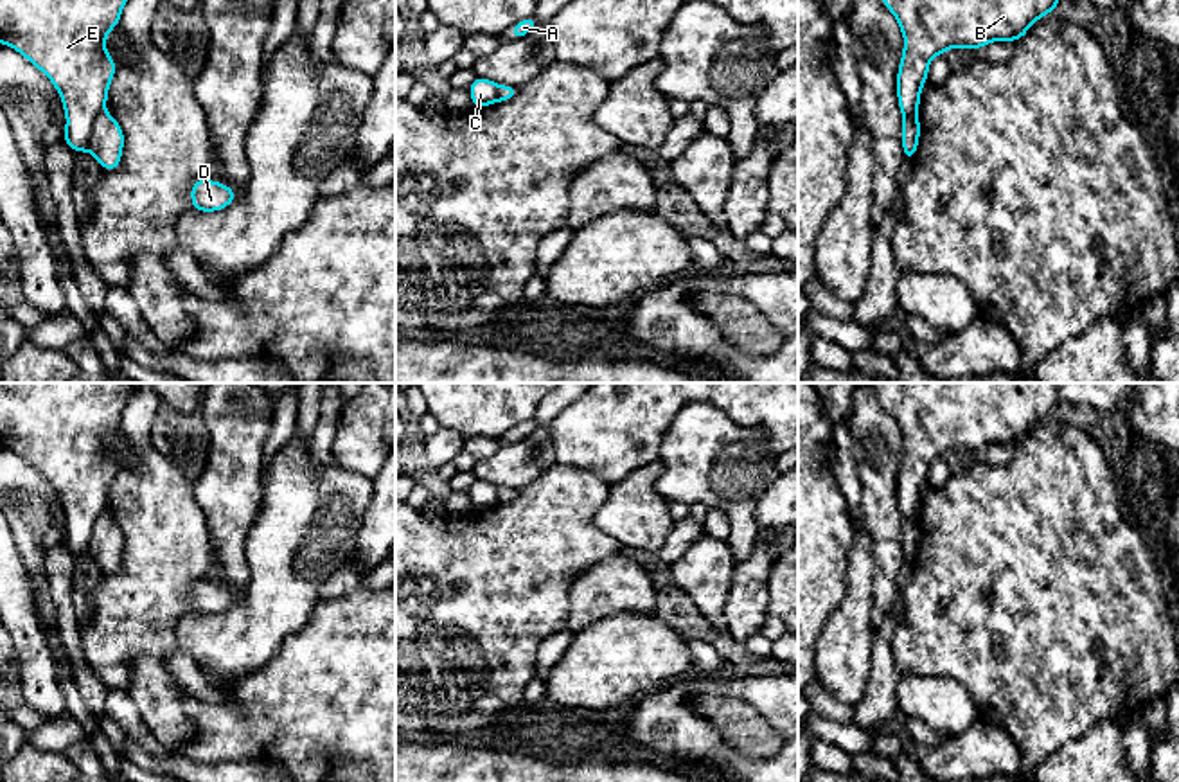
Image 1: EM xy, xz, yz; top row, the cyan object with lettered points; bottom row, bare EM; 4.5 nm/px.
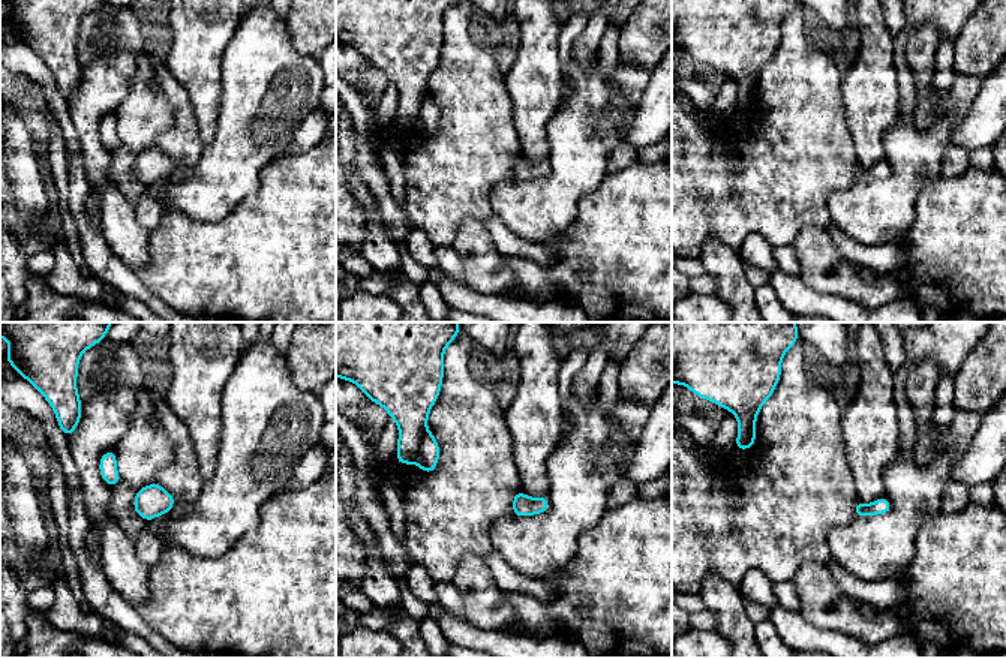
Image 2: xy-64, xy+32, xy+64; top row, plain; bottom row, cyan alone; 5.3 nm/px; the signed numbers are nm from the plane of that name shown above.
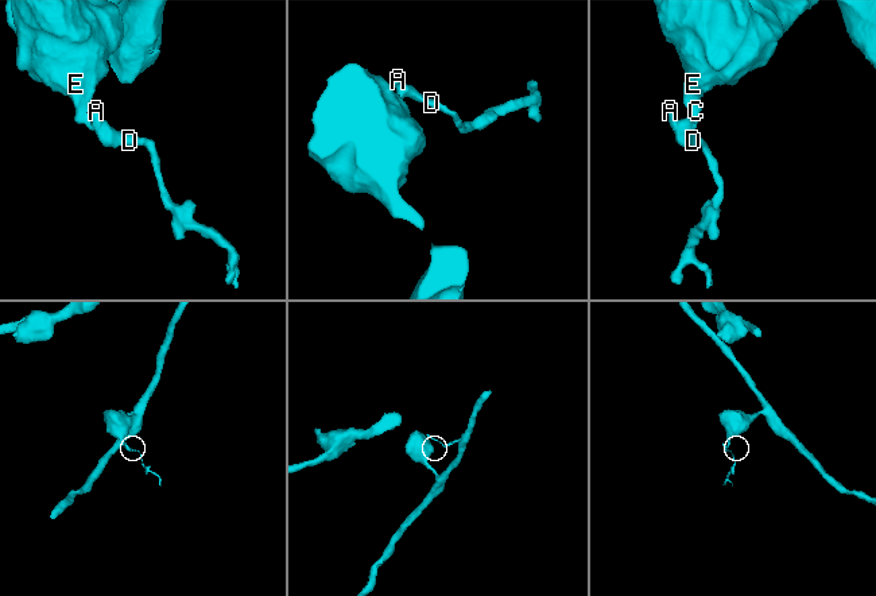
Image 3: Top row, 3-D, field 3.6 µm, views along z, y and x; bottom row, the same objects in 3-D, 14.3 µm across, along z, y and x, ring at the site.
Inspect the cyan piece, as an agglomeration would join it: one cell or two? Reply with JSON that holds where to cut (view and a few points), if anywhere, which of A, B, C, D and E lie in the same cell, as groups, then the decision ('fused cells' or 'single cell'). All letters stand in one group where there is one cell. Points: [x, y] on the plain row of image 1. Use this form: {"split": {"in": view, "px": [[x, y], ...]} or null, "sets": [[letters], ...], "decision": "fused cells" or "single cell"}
{"split": {"in": "xy", "px": [[103, 511], [96, 520], [87, 552]]}, "sets": [["A", "D"], ["B", "C", "E"]], "decision": "fused cells"}

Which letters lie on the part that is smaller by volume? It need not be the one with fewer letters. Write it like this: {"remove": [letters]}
{"remove": ["A", "D"]}

